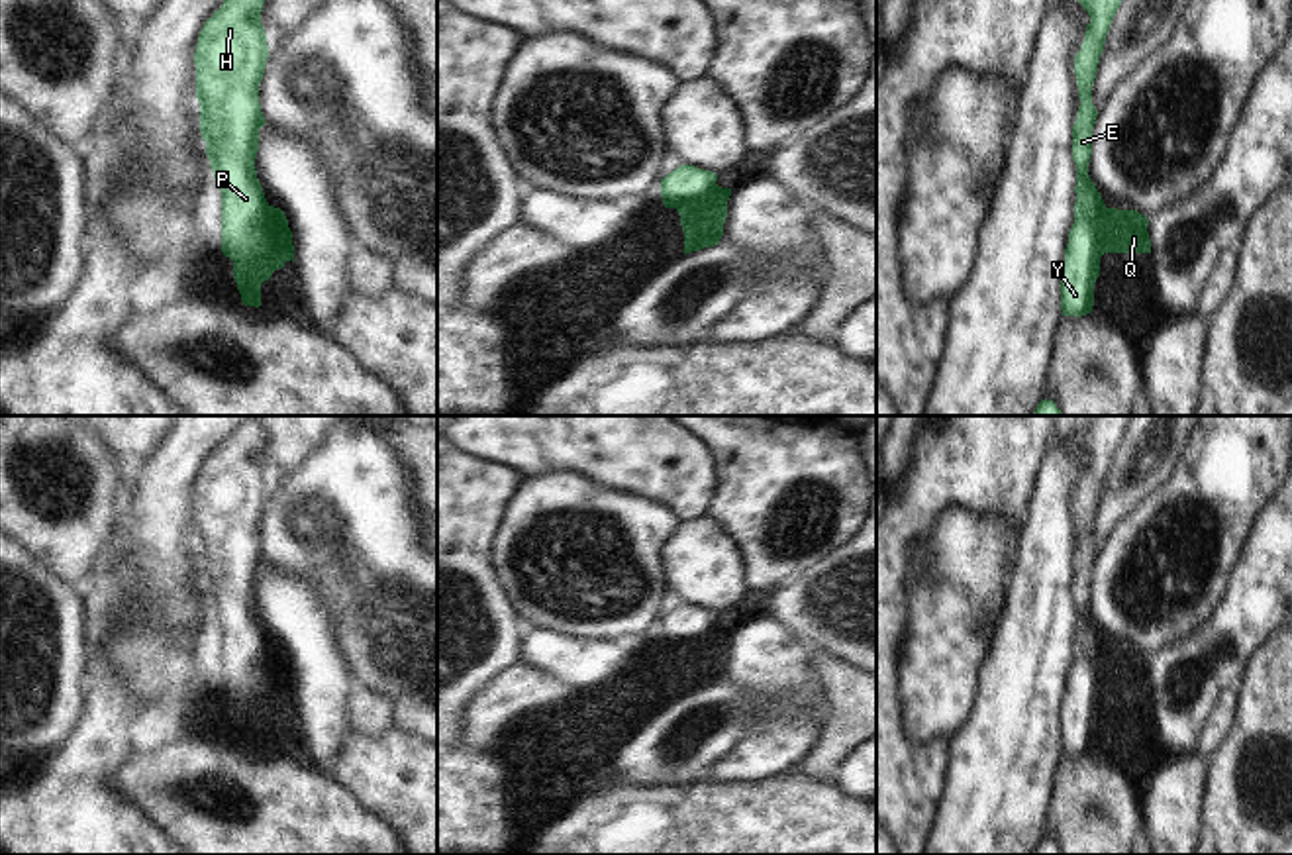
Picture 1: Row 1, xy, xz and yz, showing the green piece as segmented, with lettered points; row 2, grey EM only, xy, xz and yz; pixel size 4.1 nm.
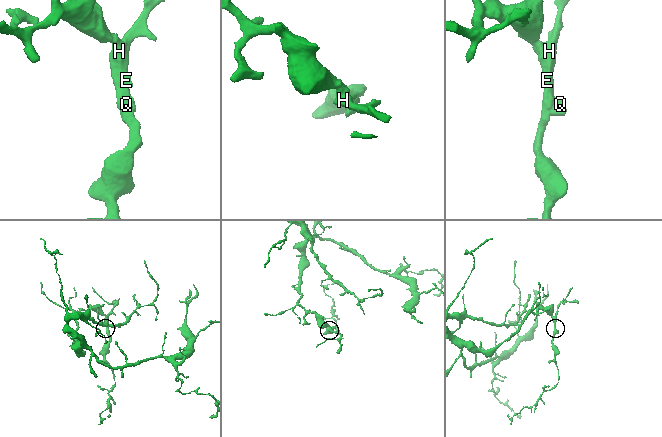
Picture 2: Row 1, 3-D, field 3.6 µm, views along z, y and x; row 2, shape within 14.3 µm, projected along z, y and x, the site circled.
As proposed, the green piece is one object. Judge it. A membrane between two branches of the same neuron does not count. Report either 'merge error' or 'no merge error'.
merge error

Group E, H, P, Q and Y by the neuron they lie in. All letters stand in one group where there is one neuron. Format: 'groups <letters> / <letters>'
groups E H P Y / Q

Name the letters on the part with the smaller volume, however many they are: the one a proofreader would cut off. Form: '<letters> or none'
Q

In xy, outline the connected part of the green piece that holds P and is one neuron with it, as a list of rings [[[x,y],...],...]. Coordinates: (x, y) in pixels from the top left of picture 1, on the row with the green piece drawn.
[[[224,0],[222,8],[206,20],[194,53],[200,133],[214,180],[222,190],[222,253],[233,261],[241,302],[255,308],[261,306],[261,284],[265,282],[257,271],[267,255],[261,216],[269,206],[255,171],[259,129],[267,124],[259,104],[259,84],[269,59],[261,24],[263,4],[265,0]]]

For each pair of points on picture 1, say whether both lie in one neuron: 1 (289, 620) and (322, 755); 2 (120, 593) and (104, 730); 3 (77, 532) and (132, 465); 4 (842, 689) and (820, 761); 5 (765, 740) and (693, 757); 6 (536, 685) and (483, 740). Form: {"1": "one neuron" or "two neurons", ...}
{"1": "one neuron", "2": "one neuron", "3": "two neurons", "4": "one neuron", "5": "two neurons", "6": "one neuron"}

